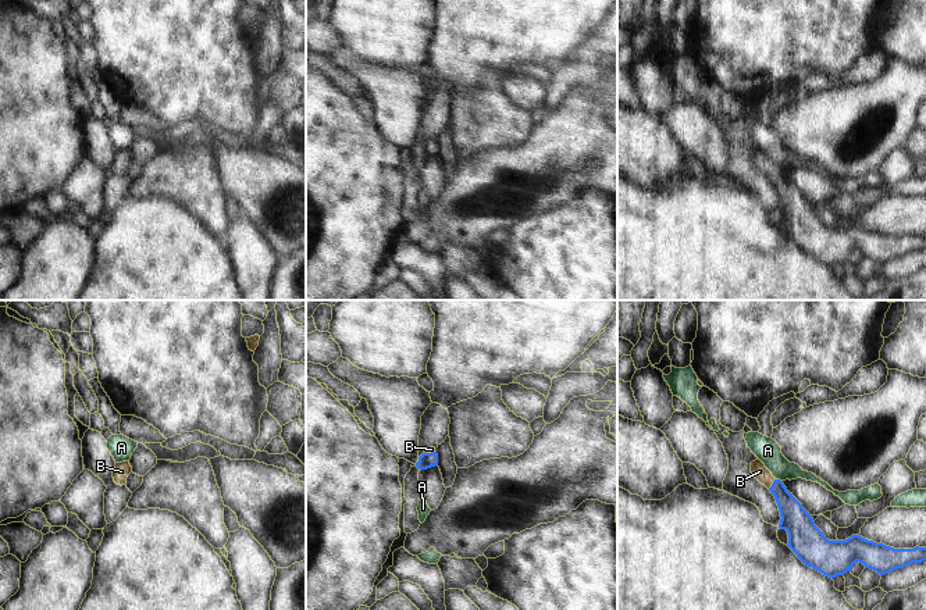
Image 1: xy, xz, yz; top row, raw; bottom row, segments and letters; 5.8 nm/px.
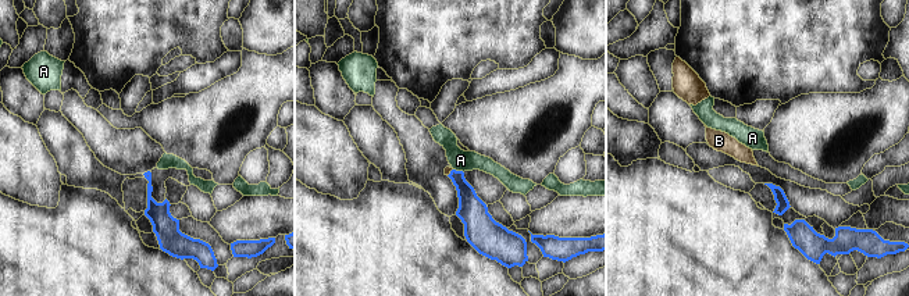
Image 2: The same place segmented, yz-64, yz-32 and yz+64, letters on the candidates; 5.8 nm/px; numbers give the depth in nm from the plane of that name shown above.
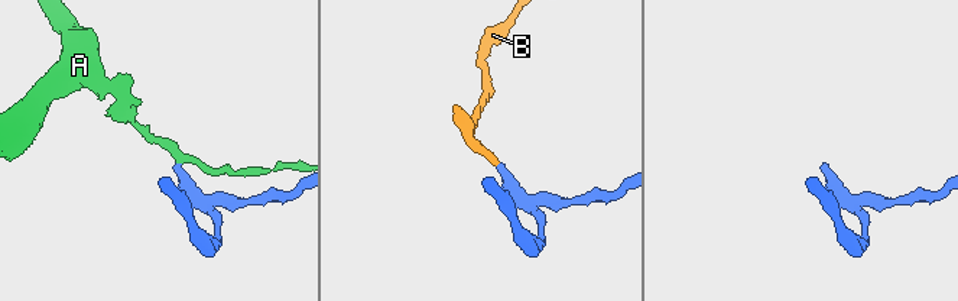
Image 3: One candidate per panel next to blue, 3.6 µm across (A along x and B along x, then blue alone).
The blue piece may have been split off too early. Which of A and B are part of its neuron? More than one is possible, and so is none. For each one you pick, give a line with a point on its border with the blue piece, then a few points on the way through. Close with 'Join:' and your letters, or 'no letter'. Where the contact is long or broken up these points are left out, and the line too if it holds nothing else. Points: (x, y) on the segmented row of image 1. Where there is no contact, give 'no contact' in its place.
B: meets blue in yz at (772, 484); runs through yz (795, 520), (789, 505), (772, 484), (759, 471)
Join: B

